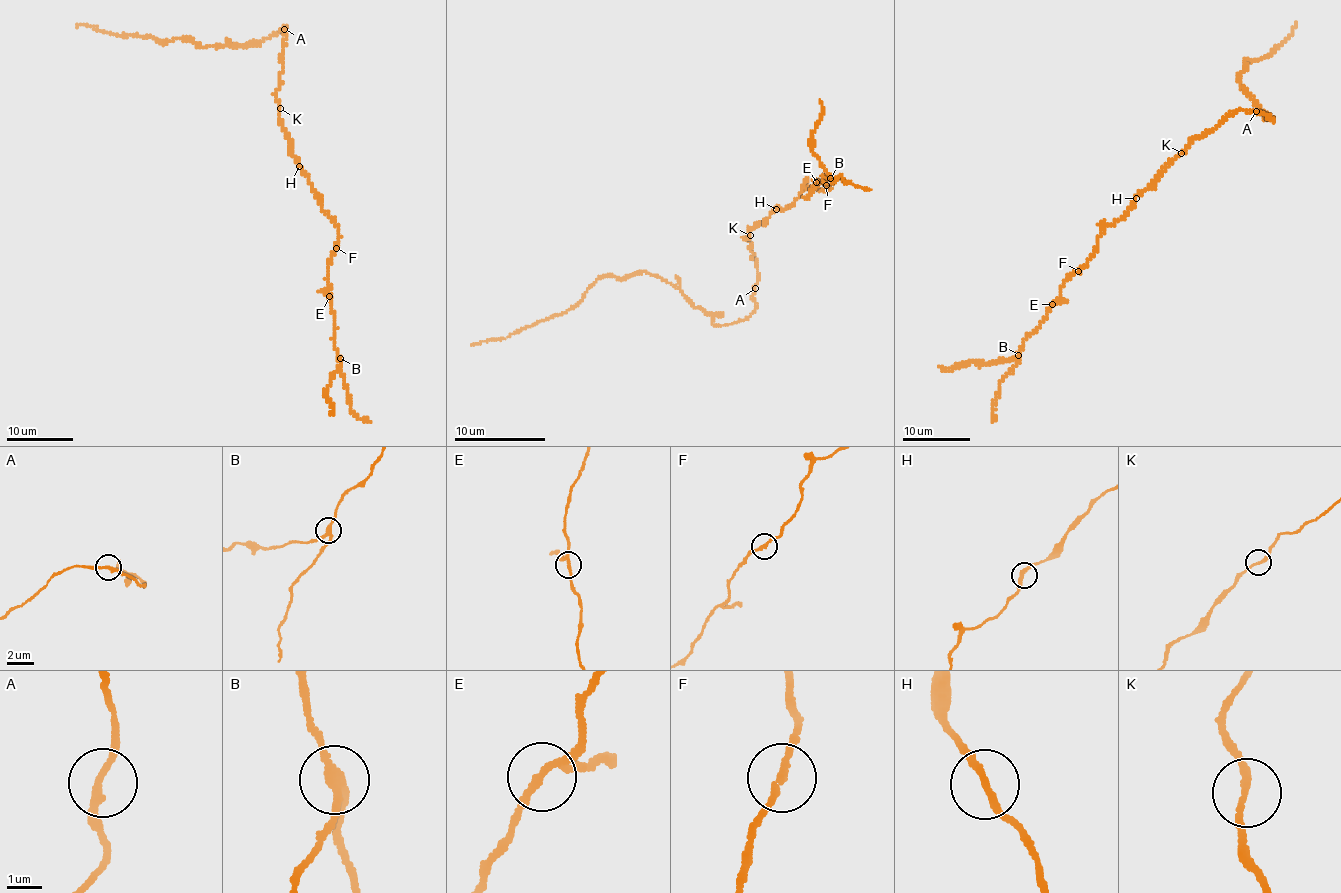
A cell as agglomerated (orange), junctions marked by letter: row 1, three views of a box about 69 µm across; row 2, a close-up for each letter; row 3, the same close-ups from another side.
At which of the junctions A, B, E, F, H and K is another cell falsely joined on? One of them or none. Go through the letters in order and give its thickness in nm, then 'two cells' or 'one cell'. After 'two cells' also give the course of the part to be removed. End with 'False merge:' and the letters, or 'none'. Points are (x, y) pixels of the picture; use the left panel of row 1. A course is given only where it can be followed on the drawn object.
A: calibre 240 nm; one cell
B: calibre 200 nm; two cells; course (340, 357), (340, 365), (324, 396), (333, 408), (331, 414)
E: calibre 180 nm; one cell
F: calibre 180 nm; one cell
H: calibre 240 nm; one cell
K: calibre 200 nm; one cell
False merge: B

